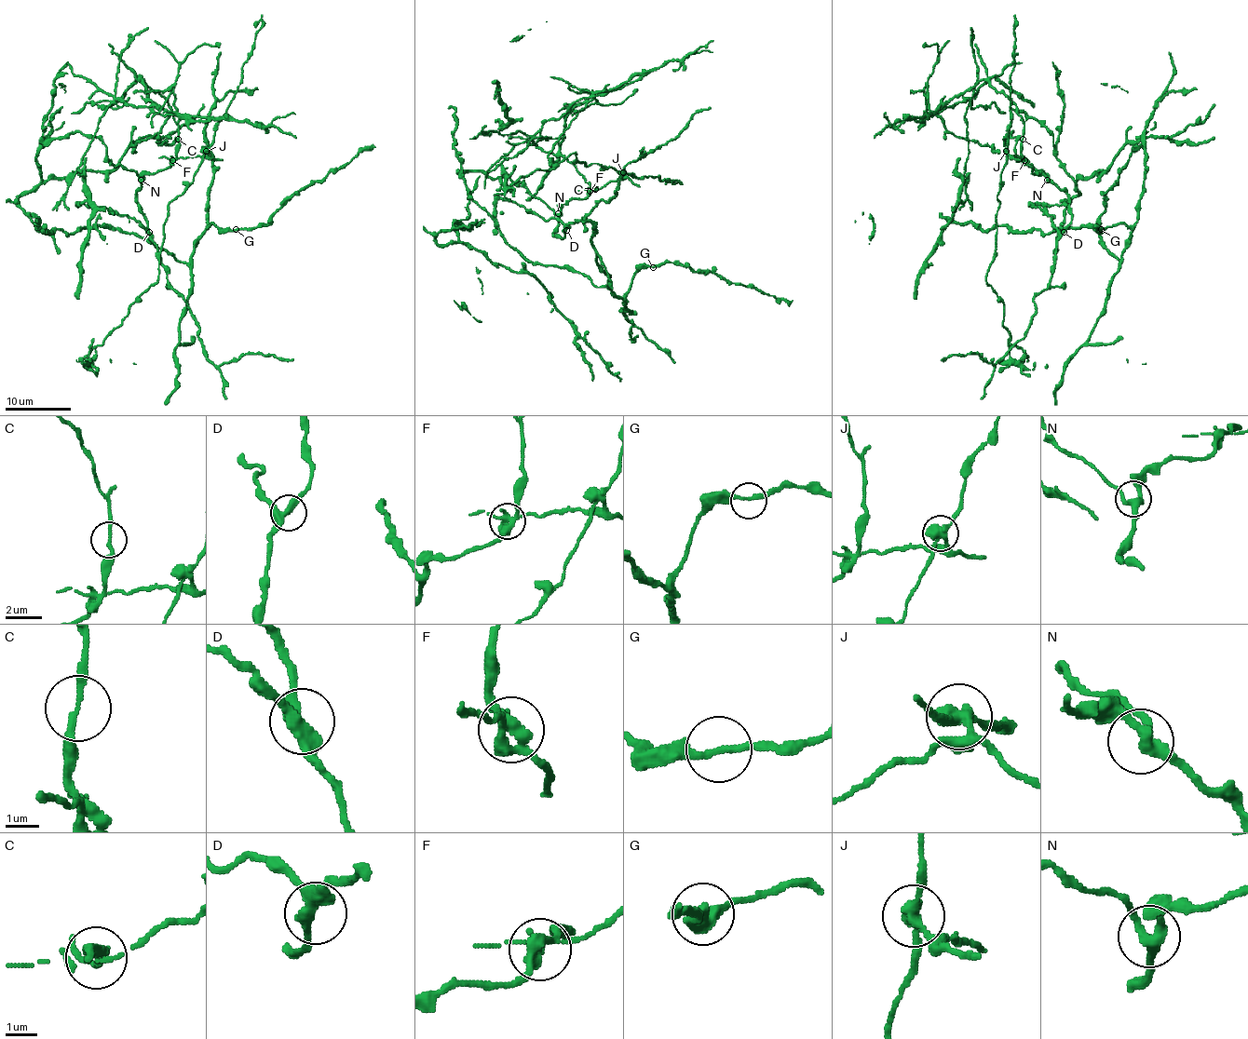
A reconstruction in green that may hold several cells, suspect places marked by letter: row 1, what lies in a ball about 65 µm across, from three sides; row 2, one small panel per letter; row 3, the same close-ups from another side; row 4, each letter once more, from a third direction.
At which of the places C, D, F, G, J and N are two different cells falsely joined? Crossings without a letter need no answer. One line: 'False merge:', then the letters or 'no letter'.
False merge: C, F, J

